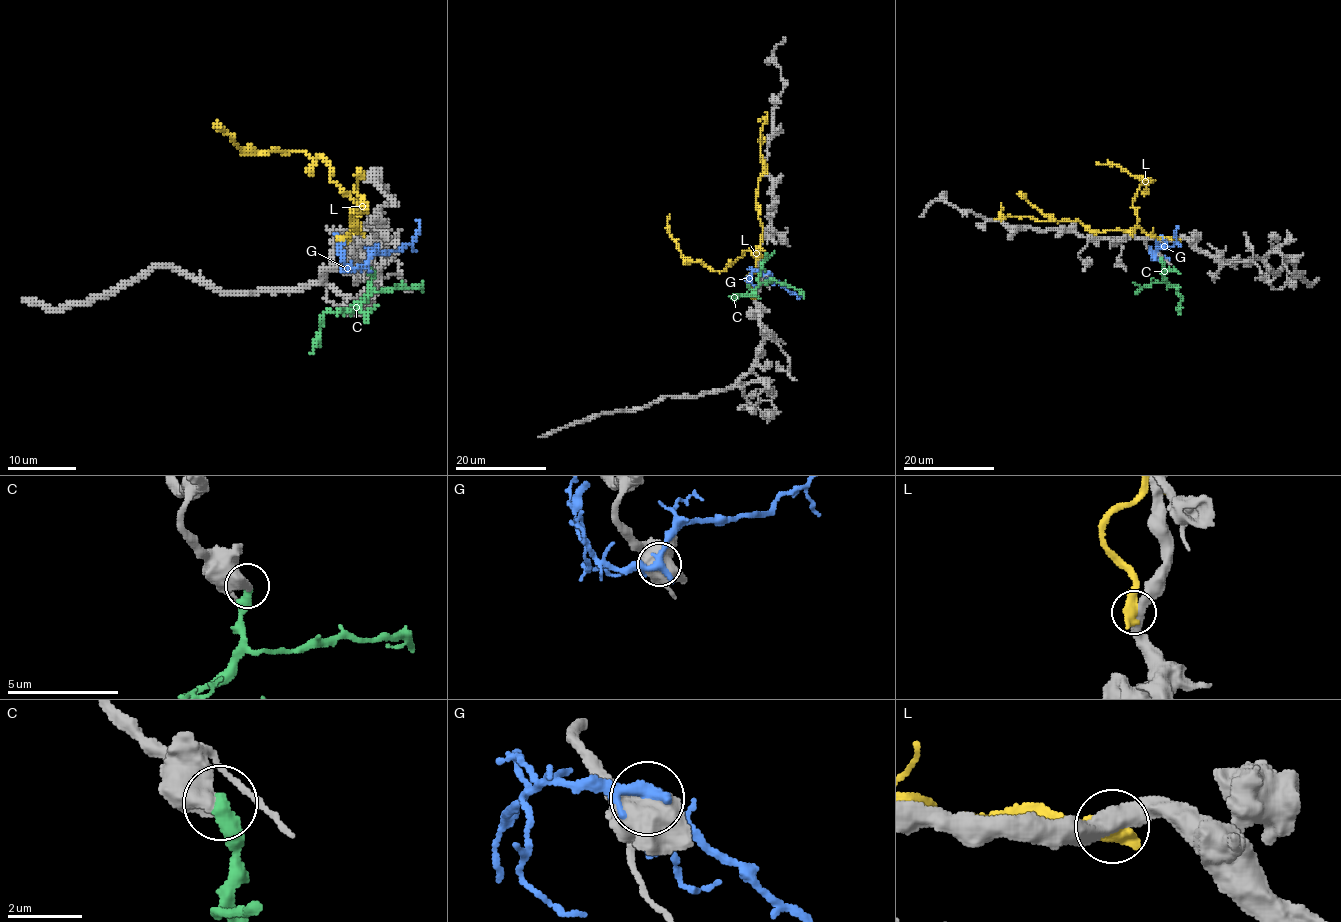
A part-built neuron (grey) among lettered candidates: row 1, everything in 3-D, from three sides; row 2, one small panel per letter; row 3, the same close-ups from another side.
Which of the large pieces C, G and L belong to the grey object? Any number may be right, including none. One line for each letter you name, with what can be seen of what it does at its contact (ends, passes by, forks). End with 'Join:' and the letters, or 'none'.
Join: none

